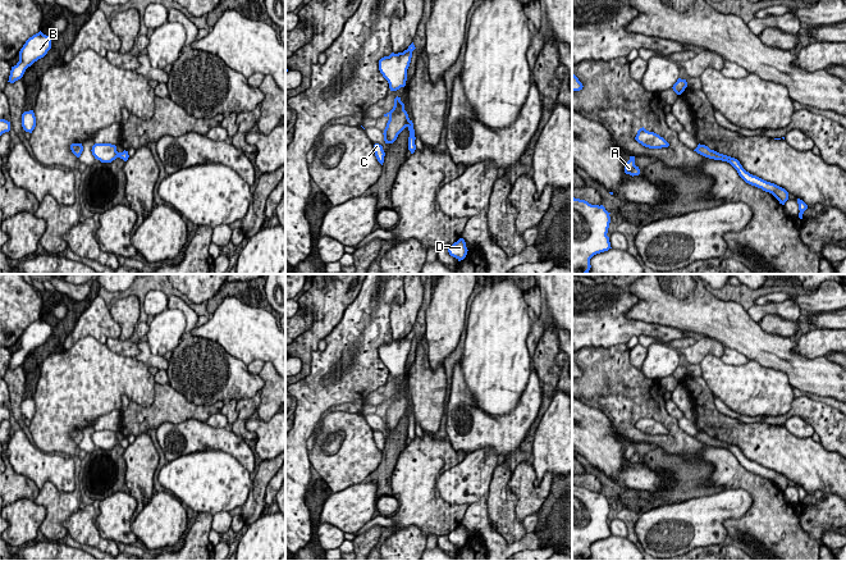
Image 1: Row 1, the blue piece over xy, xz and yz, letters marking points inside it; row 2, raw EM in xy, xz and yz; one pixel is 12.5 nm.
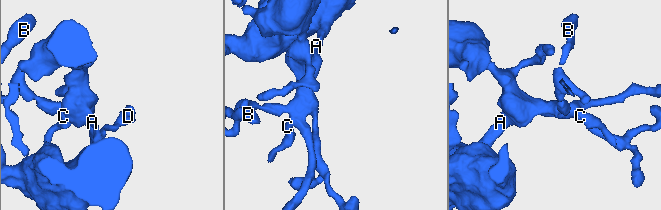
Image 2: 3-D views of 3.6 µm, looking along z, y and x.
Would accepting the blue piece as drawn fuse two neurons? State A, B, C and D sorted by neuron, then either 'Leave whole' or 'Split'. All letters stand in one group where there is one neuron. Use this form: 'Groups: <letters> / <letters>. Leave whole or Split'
Groups: A B C D. Leave whole

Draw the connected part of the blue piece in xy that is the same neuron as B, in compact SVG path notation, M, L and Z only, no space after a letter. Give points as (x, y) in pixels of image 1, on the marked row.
M41 31L29 37L19 51L19 61L12 67L9 81L14 83L20 79L28 67L44 58L51 49L51 38Z

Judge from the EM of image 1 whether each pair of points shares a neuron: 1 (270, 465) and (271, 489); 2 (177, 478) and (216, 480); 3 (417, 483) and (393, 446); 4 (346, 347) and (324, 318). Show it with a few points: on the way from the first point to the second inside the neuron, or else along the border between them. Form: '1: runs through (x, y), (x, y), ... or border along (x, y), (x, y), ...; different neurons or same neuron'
1: border along (271, 478), (266, 487), (264, 509); different neurons
2: runs through (187, 478), (206, 480); same neuron
3: border along (406, 446), (392, 474), (392, 483); different neurons
4: border along (350, 305), (341, 322), (324, 338); different neurons

